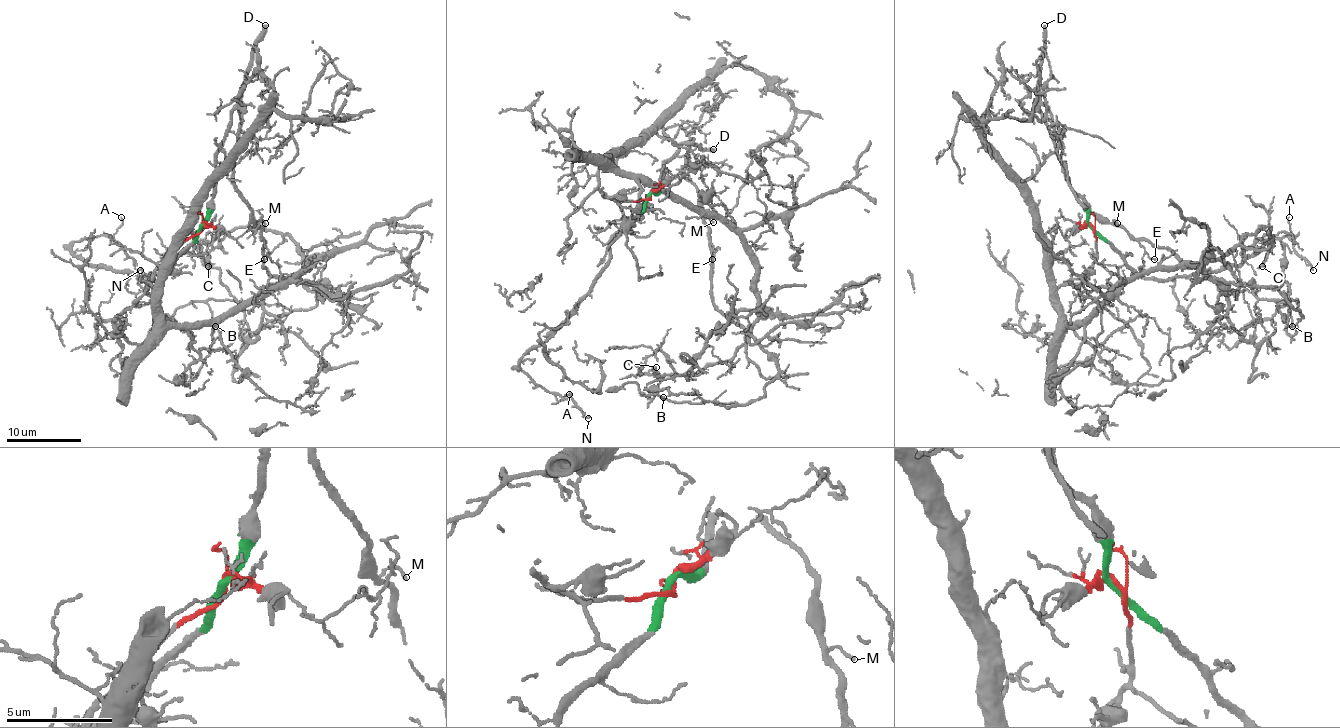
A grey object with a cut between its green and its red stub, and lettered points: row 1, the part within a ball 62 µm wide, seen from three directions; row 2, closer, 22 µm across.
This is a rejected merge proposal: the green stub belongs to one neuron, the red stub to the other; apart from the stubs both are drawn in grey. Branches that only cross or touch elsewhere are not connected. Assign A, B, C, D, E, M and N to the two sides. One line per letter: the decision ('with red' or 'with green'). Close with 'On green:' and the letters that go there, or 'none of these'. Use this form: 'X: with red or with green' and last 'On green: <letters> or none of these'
A: with green
B: with green
C: with red
D: with green
E: with green
M: with green
N: with green
On green: A, B, D, E, M, N

